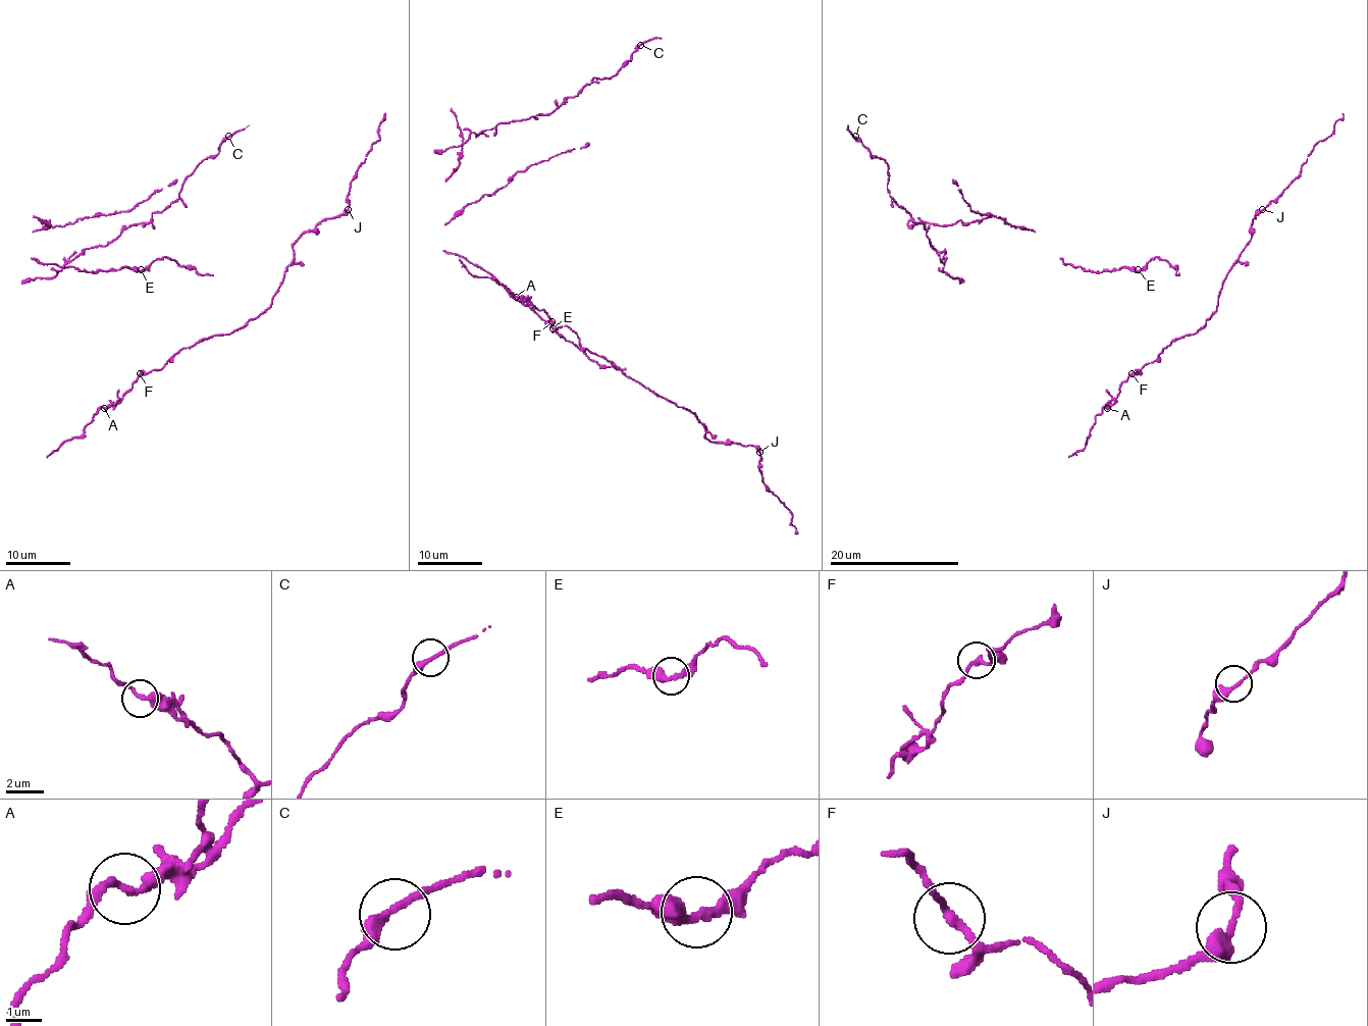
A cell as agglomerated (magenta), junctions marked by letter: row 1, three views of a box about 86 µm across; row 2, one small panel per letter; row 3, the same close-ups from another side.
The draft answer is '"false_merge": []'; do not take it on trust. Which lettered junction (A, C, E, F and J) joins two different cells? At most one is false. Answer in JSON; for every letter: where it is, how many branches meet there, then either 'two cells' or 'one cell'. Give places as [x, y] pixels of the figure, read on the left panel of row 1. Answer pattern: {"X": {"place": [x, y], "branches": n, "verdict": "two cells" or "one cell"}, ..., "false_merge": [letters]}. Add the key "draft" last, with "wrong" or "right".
{"A": {"place": [104, 408], "branches": 2, "verdict": "one cell"}, "C": {"place": [228, 136], "branches": 2, "verdict": "one cell"}, "E": {"place": [141, 269], "branches": 2, "verdict": "one cell"}, "F": {"place": [140, 373], "branches": 2, "verdict": "one cell"}, "J": {"place": [348, 209], "branches": 2, "verdict": "one cell"}, "false_merge": [], "draft": "right"}

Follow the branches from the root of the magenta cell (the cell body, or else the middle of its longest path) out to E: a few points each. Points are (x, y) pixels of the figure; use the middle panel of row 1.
E: (538, 315), (554, 327)

